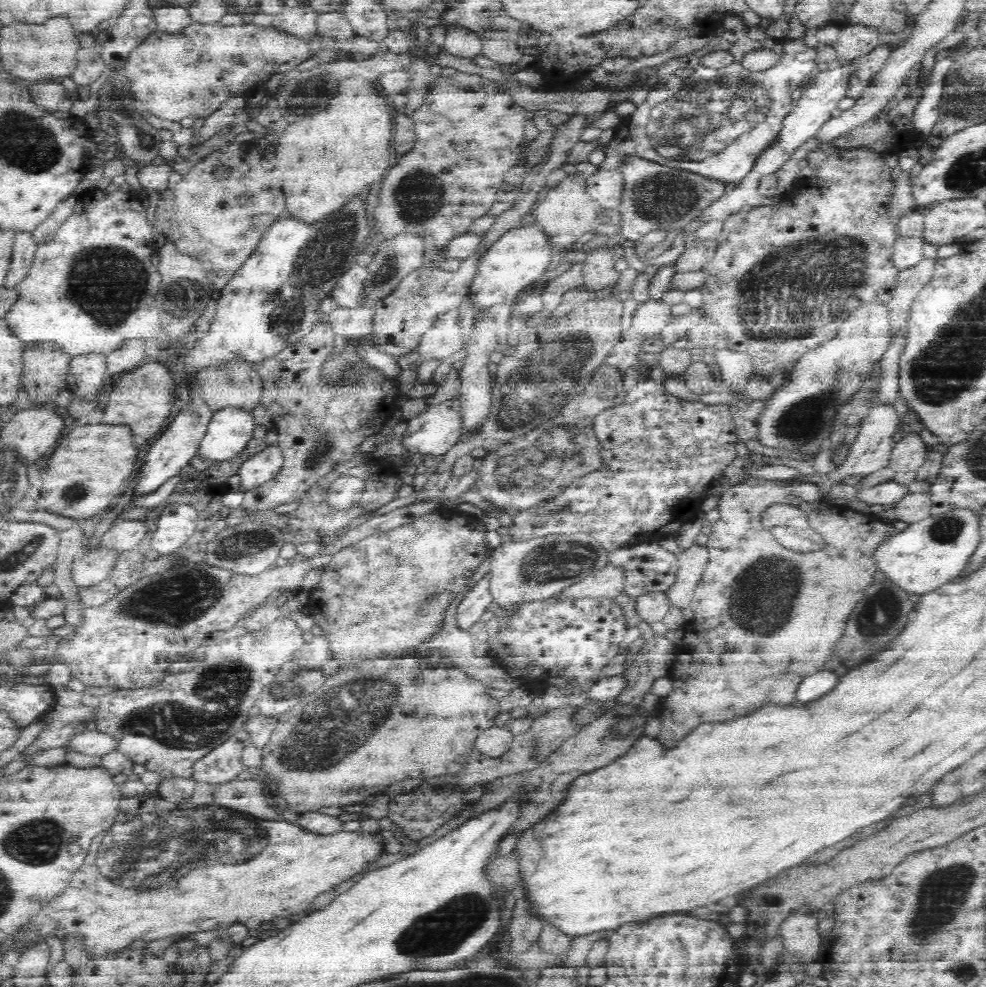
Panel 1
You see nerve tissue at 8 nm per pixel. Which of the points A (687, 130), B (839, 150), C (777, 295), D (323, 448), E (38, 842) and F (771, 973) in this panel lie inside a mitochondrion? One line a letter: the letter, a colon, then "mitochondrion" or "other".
A: mitochondrion
B: other
C: mitochondrion
D: mitochondrion
E: mitochondrion
F: other

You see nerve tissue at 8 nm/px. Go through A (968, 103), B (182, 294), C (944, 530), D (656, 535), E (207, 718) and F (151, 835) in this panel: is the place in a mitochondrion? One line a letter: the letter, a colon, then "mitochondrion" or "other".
A: mitochondrion
B: mitochondrion
C: mitochondrion
D: other
E: mitochondrion
F: mitochondrion

